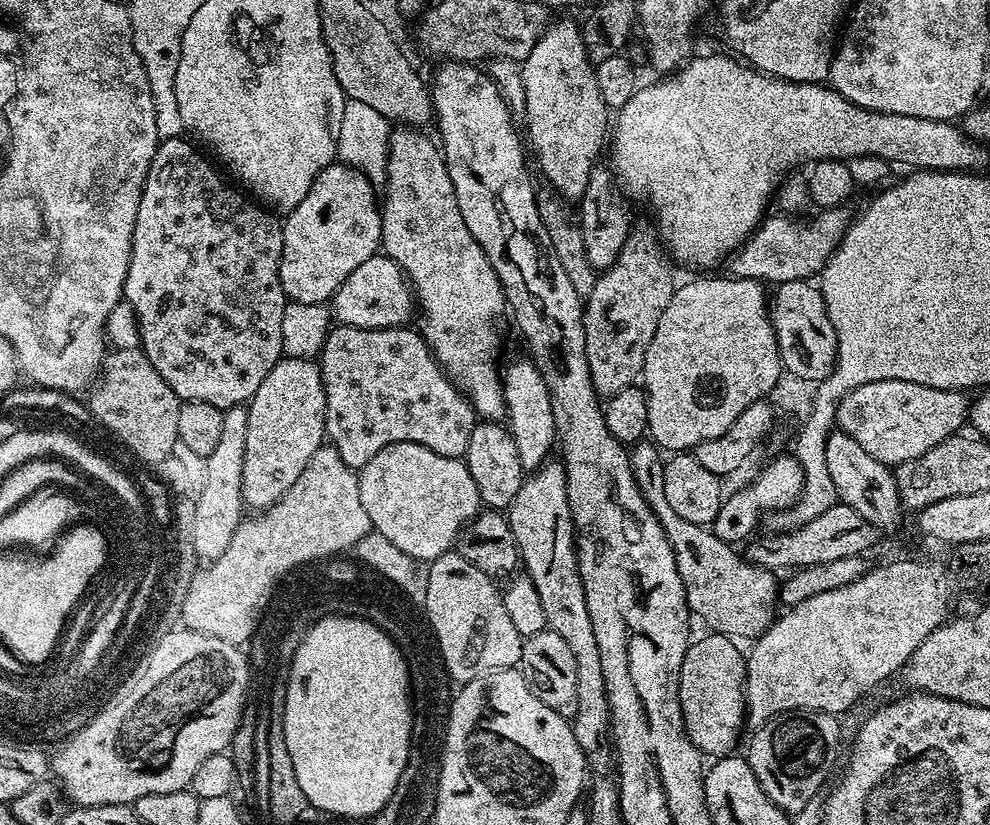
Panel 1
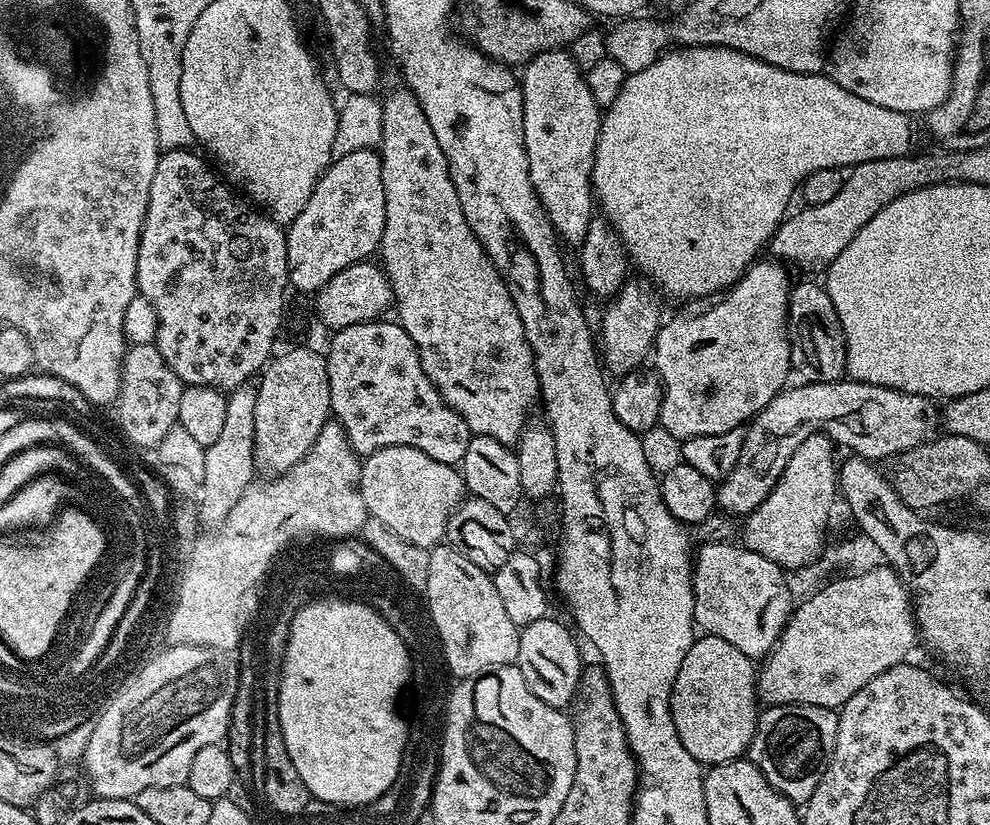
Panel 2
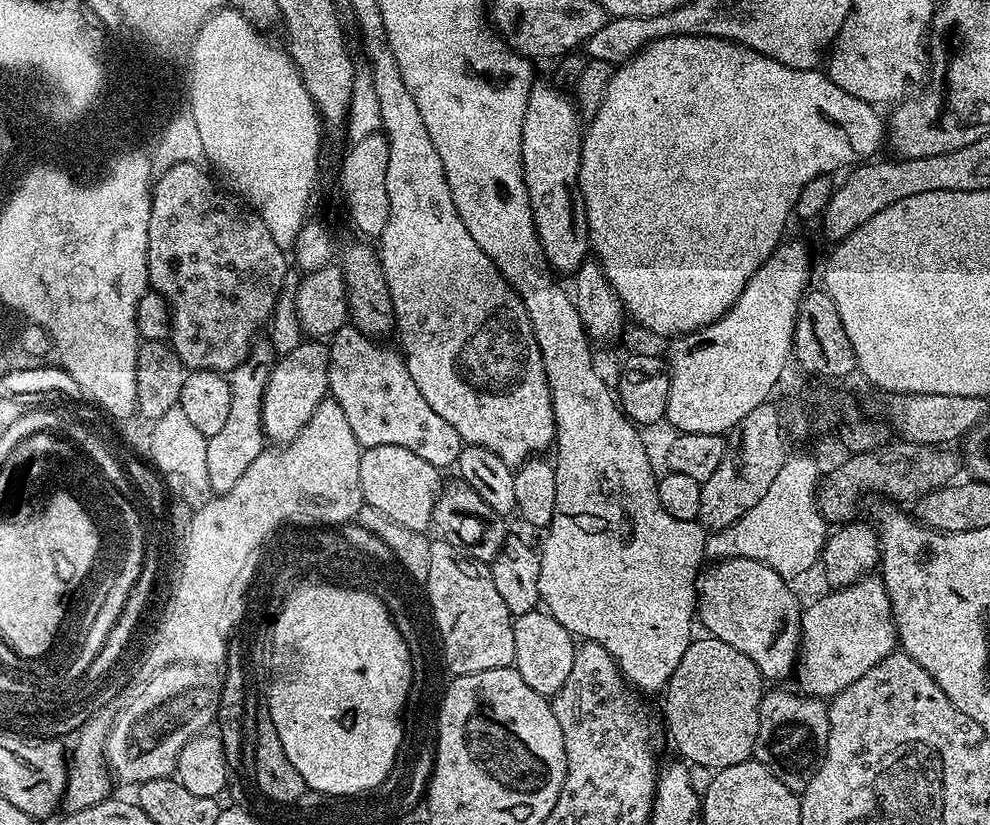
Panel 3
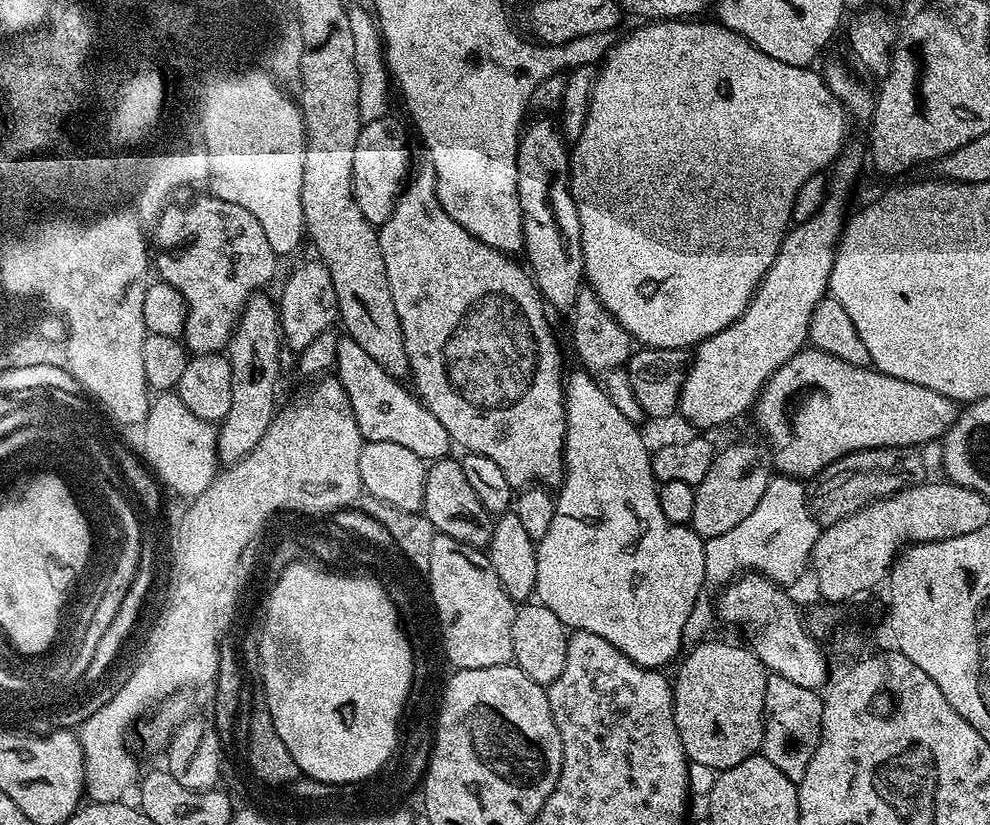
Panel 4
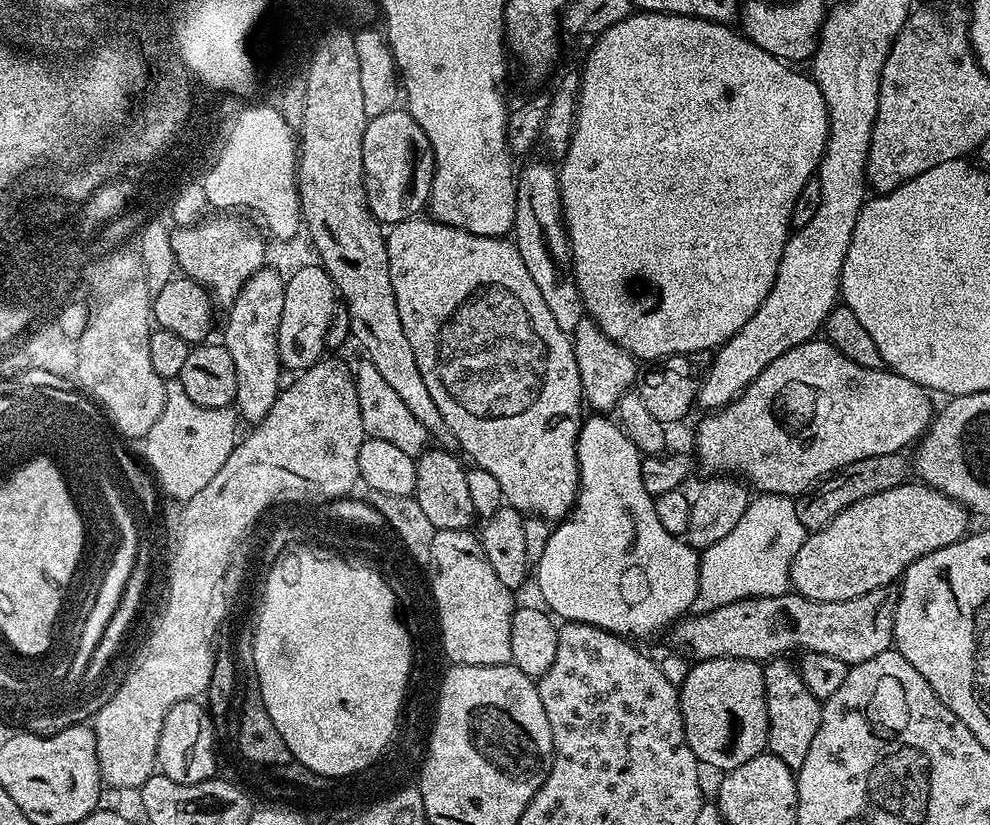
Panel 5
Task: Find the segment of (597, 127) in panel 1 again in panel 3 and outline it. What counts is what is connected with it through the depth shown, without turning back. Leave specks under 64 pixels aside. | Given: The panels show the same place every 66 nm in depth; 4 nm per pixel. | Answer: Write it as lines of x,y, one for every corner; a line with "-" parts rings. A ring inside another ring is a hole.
552,82
533,84
526,118
522,122
522,166
536,233
548,266
556,274
575,274
590,256
588,219
578,191
582,139
580,123
582,117
567,91

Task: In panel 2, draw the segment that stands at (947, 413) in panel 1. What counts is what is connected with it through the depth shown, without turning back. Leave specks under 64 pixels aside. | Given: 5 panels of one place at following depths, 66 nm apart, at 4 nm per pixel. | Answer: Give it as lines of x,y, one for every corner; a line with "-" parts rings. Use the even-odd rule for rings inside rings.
841,378
830,382
829,384
813,384
811,382
800,382
797,383
797,388
792,388
793,386
785,387
784,391
778,393
775,398
768,403
768,405
761,410
757,416
753,416
751,420
748,421
746,427
744,428
744,441
742,442
742,452
738,454
738,462
730,474
725,480
719,481
716,484
716,508
719,509
721,513
727,514
732,518
743,518
748,515
748,513
755,510
762,501
770,494
770,490
780,481
786,470
786,466
790,462
790,458
794,454
794,450
798,450
798,446
802,446
802,442
806,442
806,438
814,432
821,430
826,430
826,436
829,441
832,440
836,444
841,444
844,448
849,448
847,451
849,453
858,455
862,457
863,460
870,460
873,462
884,462
891,461
892,457
902,454
906,450
910,450
914,446
923,444
925,440
929,439
933,435
932,427
937,427
938,424
938,408
935,408
933,401
926,396
919,396
918,394
910,394
909,392
903,392
897,388
887,388
886,386
878,386
877,384
867,384
861,380
854,380
851,378

